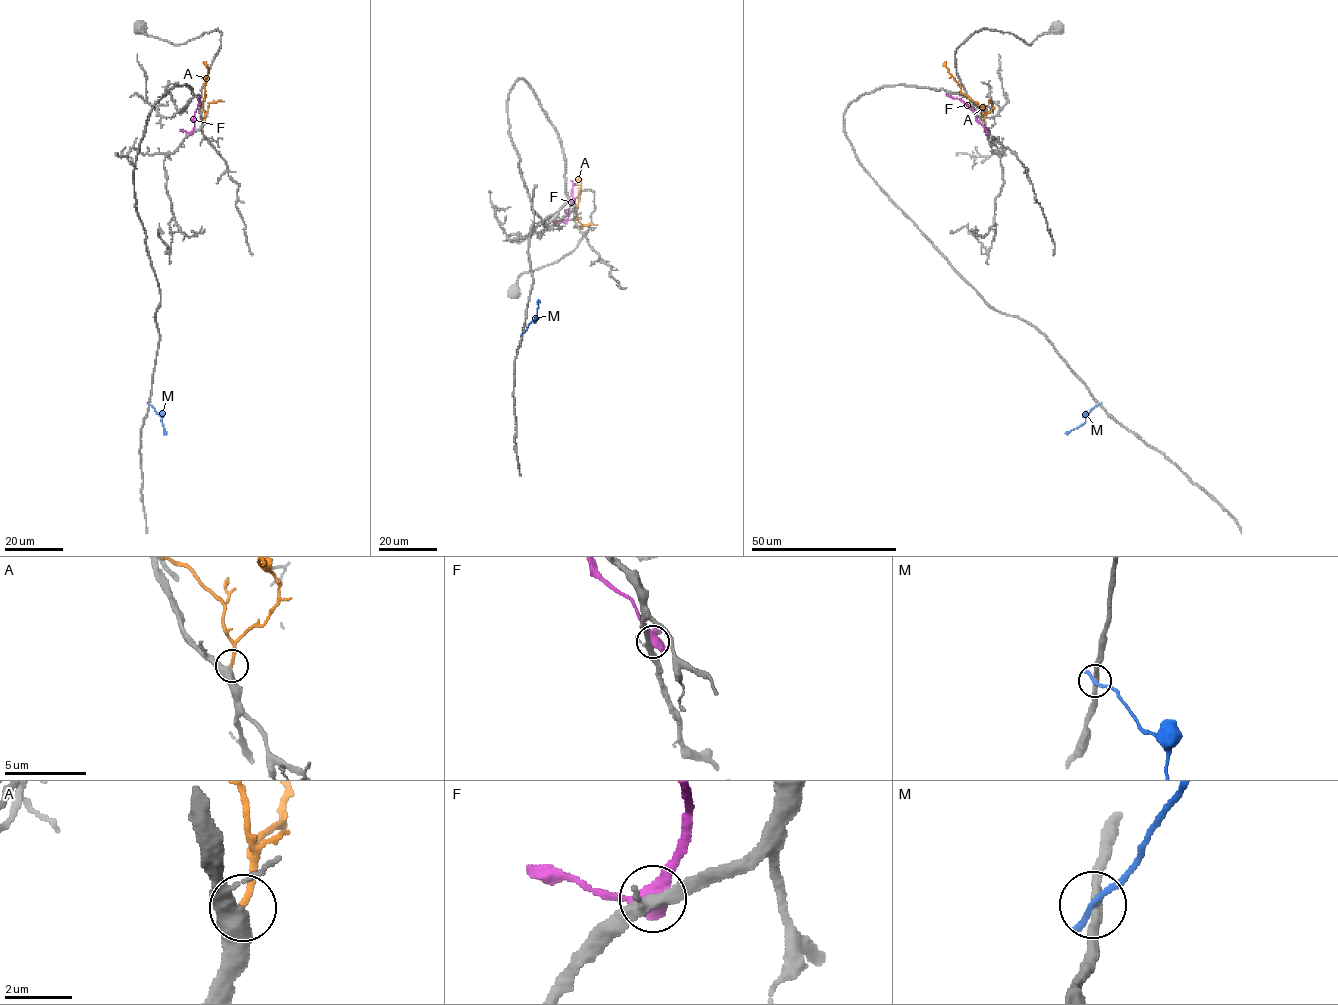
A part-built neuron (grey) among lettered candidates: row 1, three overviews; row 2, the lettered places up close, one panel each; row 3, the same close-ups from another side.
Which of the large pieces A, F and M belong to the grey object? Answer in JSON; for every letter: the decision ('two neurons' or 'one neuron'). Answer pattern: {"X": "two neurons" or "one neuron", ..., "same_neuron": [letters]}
{"A": "one neuron", "F": "two neurons", "M": "two neurons", "same_neuron": ["A"]}

